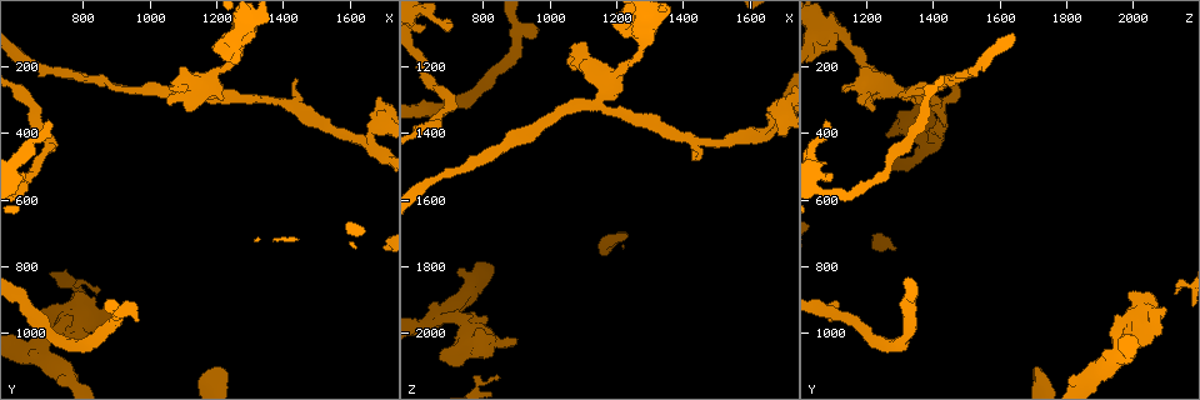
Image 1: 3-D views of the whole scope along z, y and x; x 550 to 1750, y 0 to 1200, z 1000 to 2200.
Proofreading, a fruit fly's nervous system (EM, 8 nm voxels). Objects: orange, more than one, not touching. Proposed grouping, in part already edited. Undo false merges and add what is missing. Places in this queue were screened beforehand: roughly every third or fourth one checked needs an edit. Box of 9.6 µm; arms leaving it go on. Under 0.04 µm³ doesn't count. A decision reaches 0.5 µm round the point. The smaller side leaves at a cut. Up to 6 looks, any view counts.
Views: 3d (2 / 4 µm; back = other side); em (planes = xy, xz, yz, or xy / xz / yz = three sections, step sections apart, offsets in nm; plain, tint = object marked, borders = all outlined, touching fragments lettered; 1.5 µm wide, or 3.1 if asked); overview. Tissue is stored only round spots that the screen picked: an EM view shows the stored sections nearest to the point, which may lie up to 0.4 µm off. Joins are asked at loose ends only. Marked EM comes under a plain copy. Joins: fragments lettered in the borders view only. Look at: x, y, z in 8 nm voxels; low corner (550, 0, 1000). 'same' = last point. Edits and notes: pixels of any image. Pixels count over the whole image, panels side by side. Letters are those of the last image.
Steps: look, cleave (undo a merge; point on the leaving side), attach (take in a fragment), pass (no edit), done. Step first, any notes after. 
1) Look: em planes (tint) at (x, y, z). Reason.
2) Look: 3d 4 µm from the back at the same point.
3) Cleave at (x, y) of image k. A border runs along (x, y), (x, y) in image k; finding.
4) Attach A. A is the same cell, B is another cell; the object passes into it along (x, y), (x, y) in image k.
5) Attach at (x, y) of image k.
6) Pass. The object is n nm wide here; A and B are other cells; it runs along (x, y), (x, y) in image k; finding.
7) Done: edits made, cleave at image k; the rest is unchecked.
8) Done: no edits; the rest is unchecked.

Look: em planes (borders) at (1290, 100, 1120). Sudden change in width.

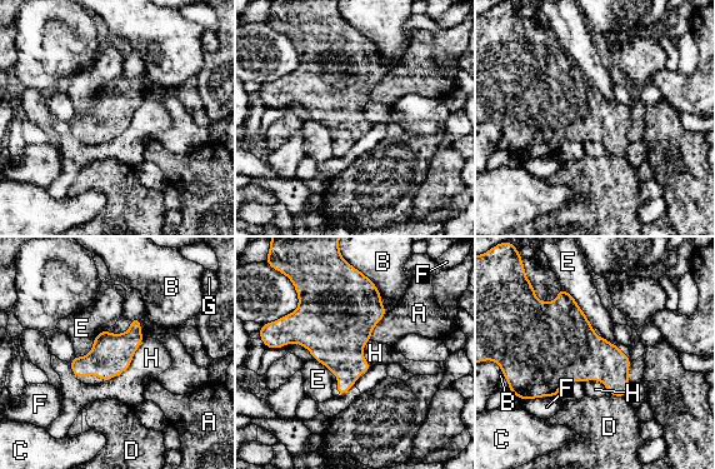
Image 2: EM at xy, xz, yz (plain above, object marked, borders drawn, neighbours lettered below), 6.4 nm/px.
Pass. A, B, C, D, E, F, G and H are other cells; a border runs along (106, 328), (85, 355), (75, 355) in image 2; all the same cell.

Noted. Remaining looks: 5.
Look: em planes (borders) at (1130, 290, 1320). Three arms meet.

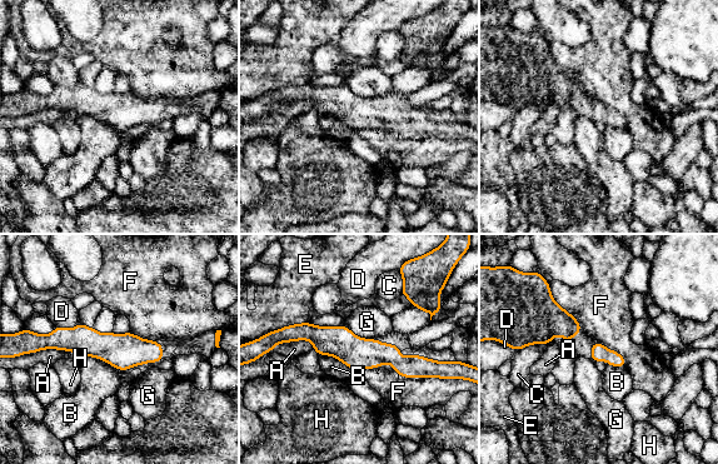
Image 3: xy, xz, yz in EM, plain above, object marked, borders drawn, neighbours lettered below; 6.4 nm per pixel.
Pass. The longest contact is with F, 340 nm; A, B, C, D, E, F, G and H are other cells; continuous, no second cell.

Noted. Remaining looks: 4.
Look: em xy step 4 (borders) at (960, 960, 1090).

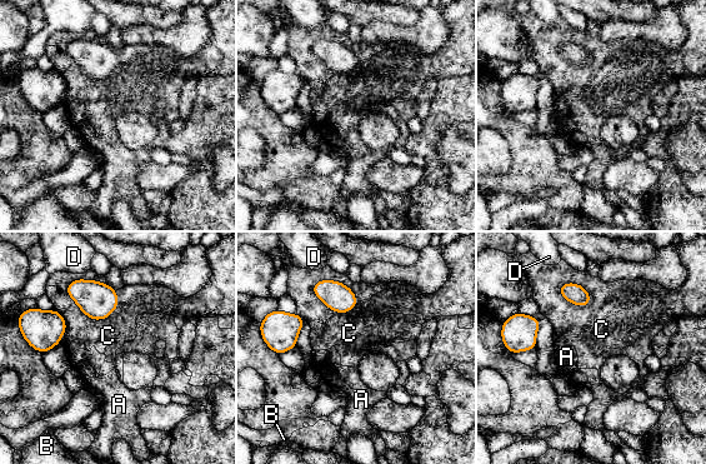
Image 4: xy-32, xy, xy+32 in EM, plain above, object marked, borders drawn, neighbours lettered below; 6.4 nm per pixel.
Look: em planes (borders) at the same point.

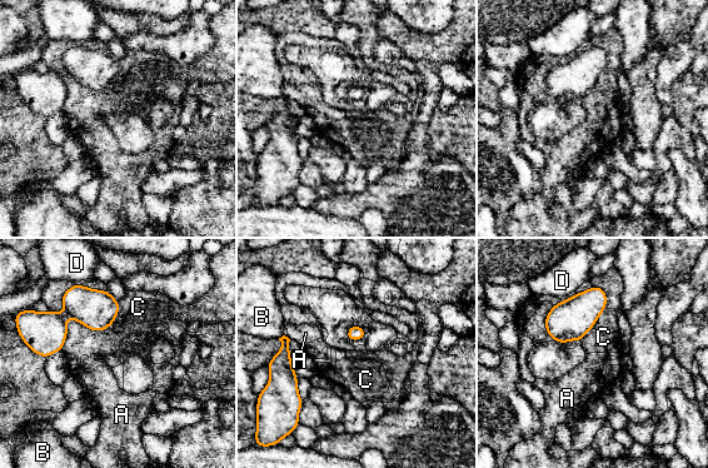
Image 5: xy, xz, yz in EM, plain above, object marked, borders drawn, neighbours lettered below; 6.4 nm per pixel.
Pass. A, B, C and D are other cells; a border runs along (119, 302), (61, 349) in image 5; none of them fits.

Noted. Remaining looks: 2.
Done: no edits; the rest is unchecked.

